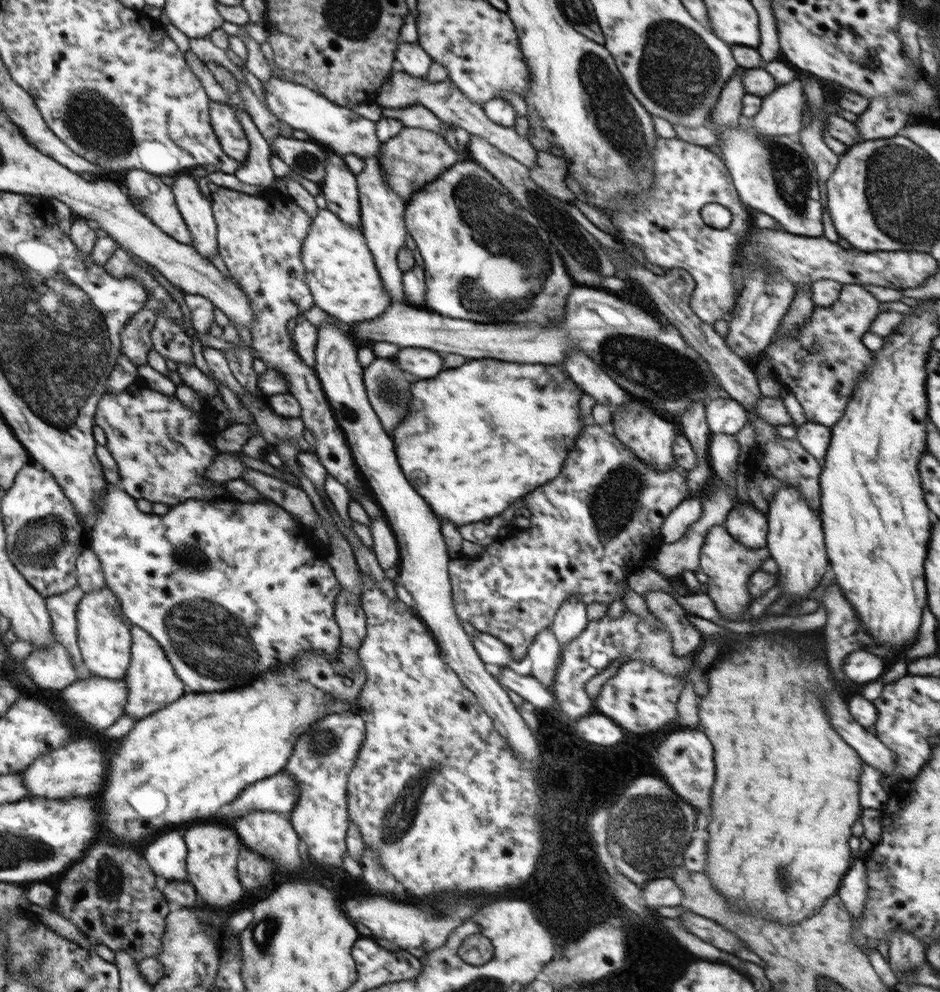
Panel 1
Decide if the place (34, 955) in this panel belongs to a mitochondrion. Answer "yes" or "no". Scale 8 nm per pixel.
yes

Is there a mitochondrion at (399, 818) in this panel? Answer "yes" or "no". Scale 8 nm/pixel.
yes

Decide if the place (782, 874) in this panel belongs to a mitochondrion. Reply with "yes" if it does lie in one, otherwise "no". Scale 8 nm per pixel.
yes

